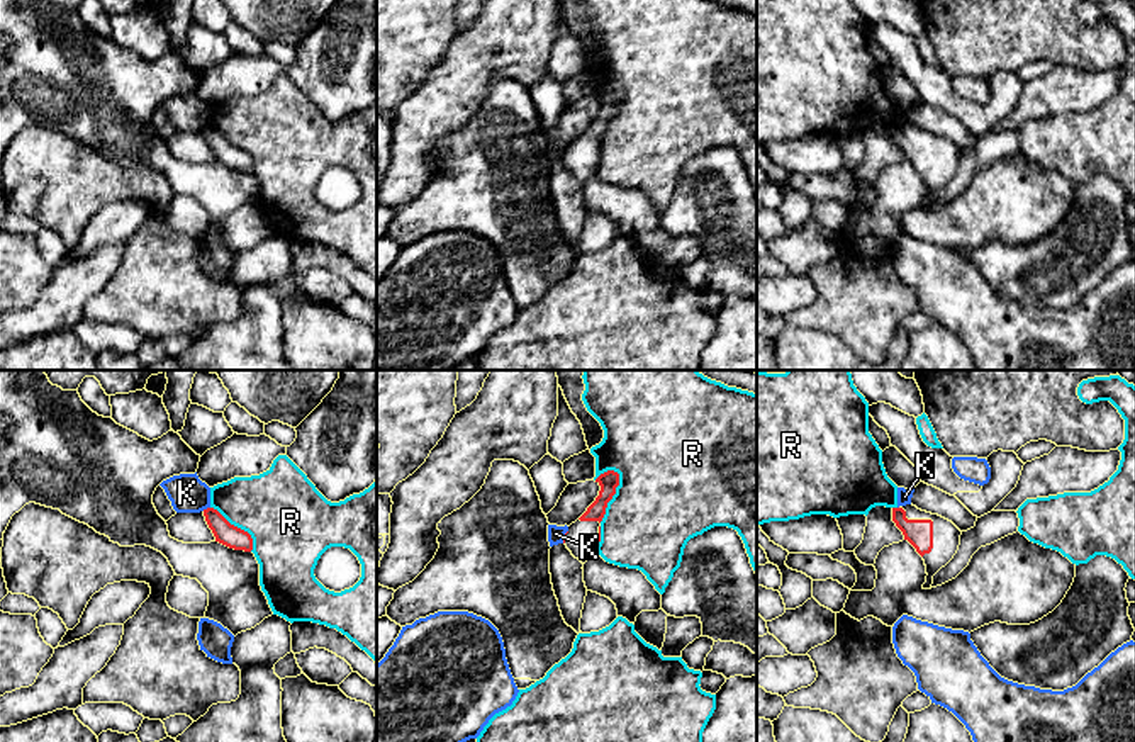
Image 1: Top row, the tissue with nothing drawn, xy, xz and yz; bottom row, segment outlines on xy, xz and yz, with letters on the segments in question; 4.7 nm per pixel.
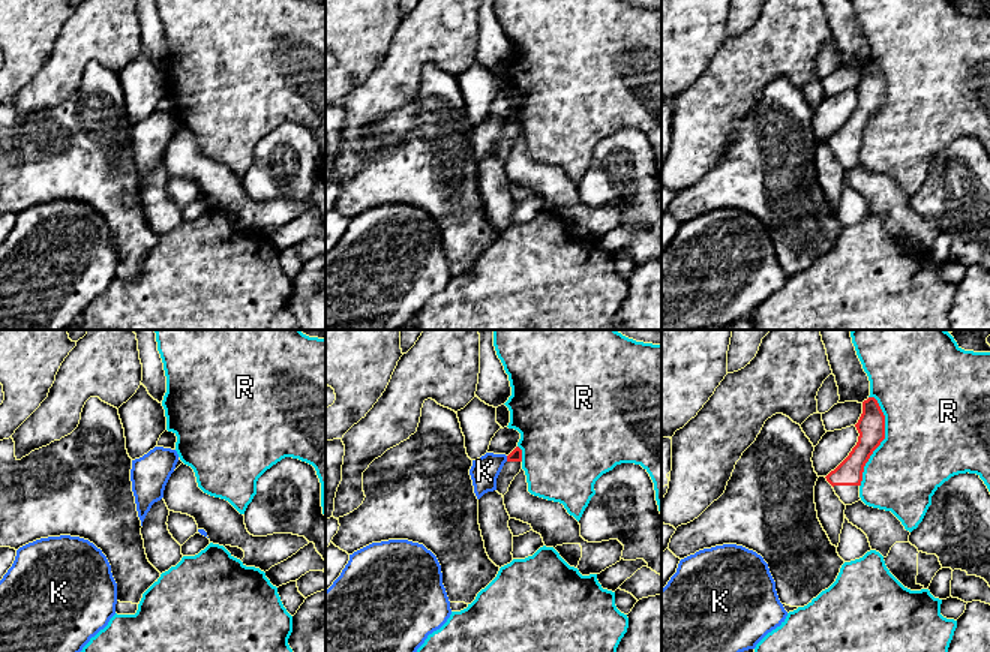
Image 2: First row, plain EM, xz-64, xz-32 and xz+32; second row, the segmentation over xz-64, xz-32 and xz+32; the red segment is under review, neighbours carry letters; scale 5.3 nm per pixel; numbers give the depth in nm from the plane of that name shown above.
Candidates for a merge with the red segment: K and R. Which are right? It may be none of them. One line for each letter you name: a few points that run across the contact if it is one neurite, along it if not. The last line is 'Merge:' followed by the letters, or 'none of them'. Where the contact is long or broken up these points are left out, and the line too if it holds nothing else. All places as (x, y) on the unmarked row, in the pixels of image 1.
Merge: none of them

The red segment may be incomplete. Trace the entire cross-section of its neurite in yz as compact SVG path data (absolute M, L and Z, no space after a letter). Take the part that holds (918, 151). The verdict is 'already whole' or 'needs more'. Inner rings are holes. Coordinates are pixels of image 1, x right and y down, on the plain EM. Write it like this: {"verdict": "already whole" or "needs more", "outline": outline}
{"verdict": "needs more", "outline": "M913 124L892 127L892 141L923 177L928 194L923 209L931 209L933 195L957 173L962 151L952 141Z"}

